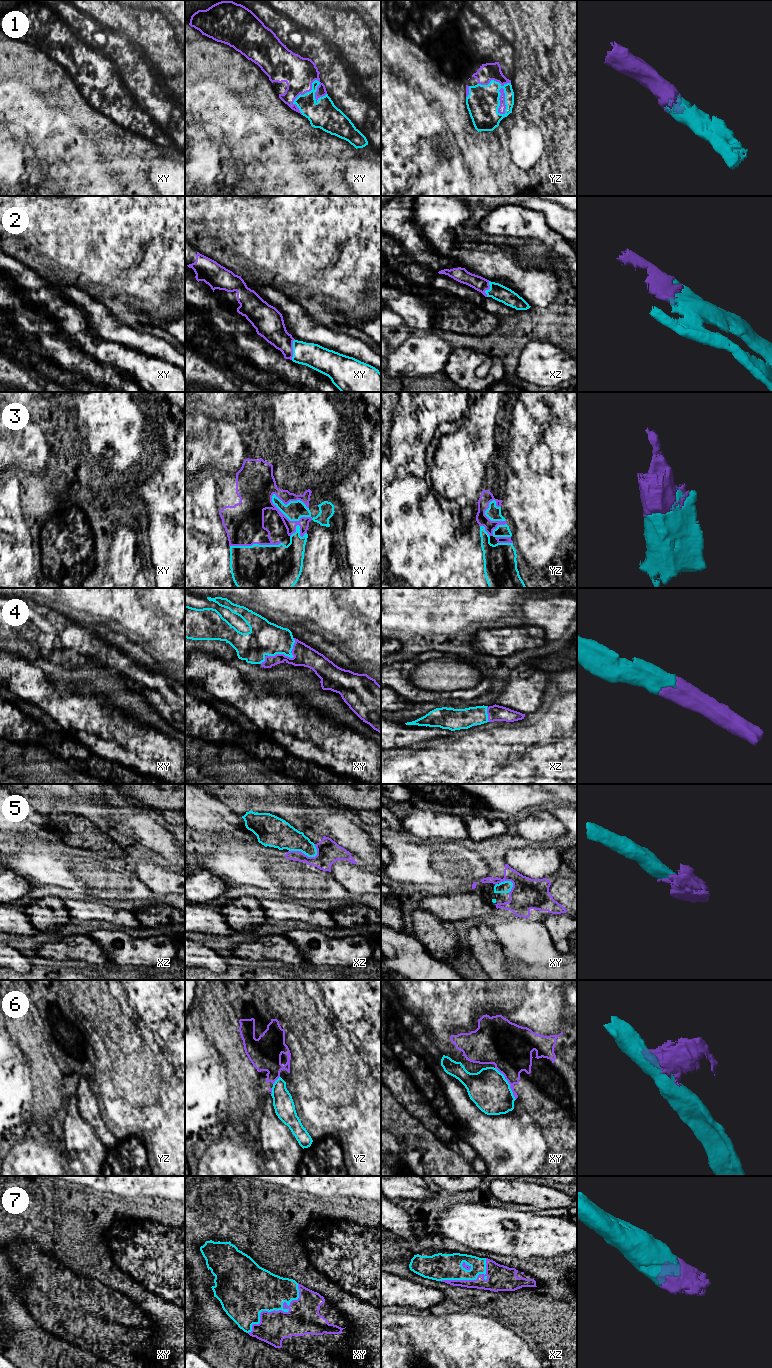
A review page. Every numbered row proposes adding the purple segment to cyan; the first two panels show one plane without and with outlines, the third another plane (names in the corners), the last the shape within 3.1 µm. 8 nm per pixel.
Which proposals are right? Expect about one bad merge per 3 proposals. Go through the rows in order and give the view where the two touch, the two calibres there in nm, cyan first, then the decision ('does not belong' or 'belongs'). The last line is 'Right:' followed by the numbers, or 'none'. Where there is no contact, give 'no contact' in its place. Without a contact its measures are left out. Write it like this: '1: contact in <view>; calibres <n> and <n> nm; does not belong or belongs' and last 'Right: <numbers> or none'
1: contact in yz; calibres 260 and 60 nm; belongs
2: contact in xy; calibres 200 and 220 nm; belongs
3: contact in xy; calibres 160 and 140 nm; belongs
4: contact in xy; calibres 280 and 170 nm; belongs
5: contact in xz; calibres 220 and 190 nm; belongs
6: contact in xy; calibres 320 and 340 nm; does not belong
7: contact in xy; calibres 380 and 260 nm; belongs
Right: 1, 2, 3, 4, 5, 7

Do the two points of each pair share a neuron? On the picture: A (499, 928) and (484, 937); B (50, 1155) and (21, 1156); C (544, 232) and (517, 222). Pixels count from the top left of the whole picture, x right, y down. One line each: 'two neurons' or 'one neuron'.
A: two neurons
B: one neuron
C: one neuron

